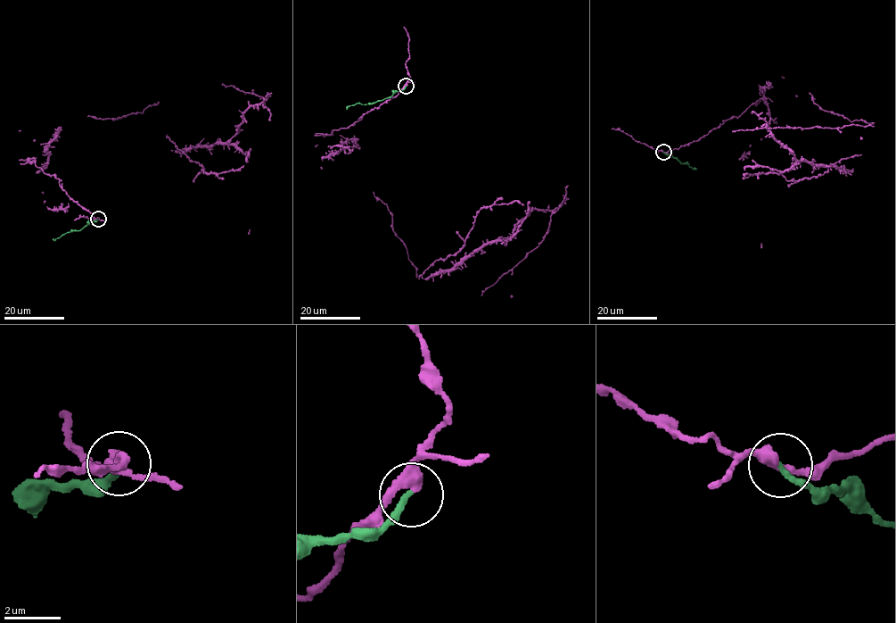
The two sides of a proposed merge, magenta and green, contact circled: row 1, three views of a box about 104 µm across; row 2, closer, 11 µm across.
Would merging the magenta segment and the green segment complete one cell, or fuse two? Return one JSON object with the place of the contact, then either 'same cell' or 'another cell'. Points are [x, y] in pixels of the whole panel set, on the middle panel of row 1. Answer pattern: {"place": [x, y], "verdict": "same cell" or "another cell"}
{"place": [406, 86], "verdict": "another cell"}

